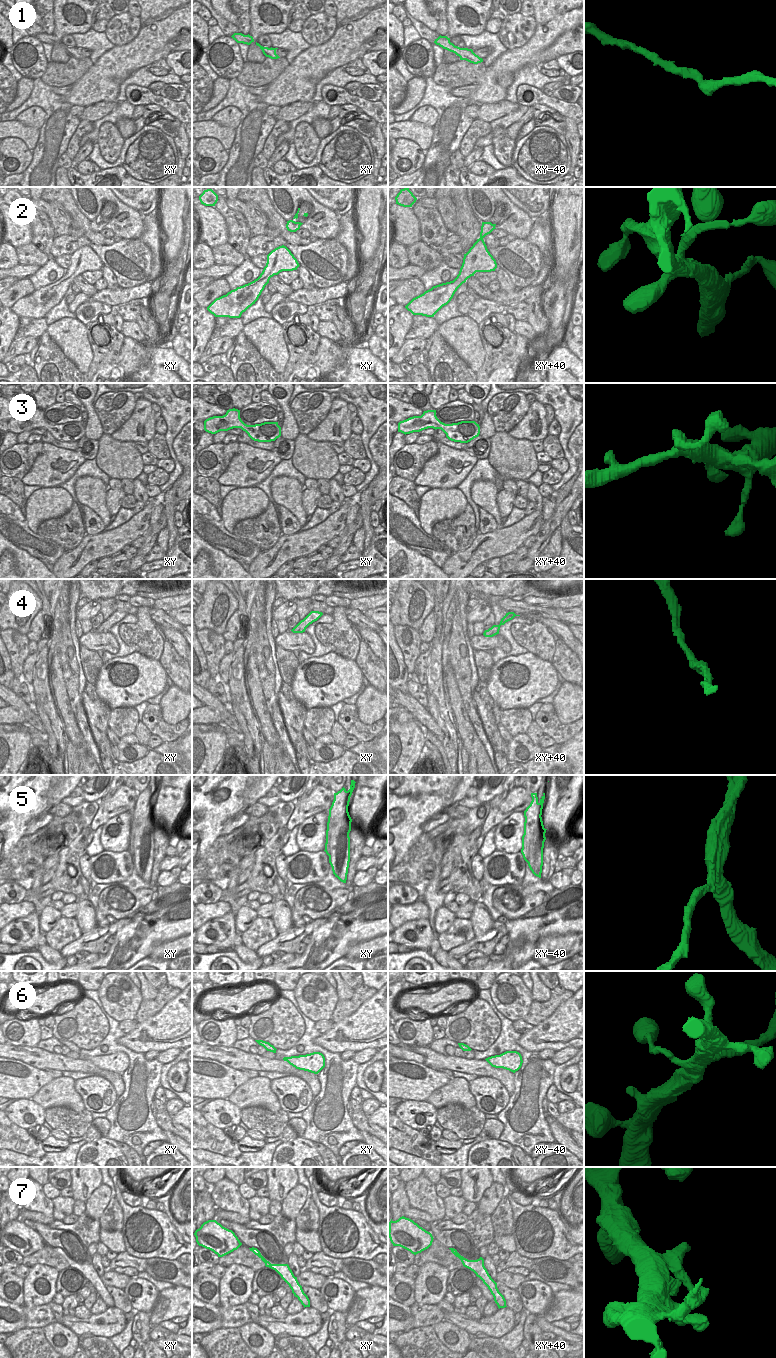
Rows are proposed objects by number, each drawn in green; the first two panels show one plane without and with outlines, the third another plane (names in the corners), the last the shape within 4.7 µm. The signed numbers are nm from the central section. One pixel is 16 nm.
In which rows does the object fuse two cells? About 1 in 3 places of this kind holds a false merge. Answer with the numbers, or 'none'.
5

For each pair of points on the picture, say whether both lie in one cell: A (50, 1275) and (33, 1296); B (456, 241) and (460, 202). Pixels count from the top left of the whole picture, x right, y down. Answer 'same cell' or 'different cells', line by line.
A: same cell
B: different cells

